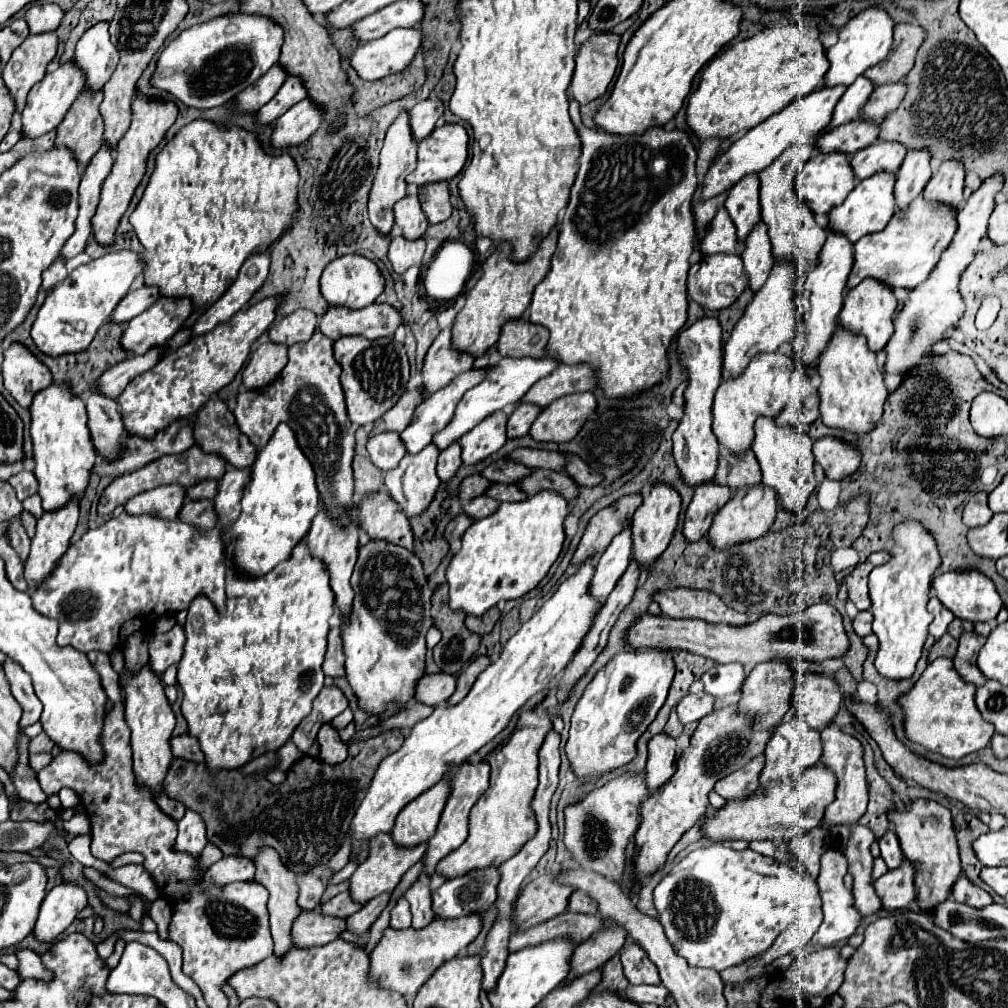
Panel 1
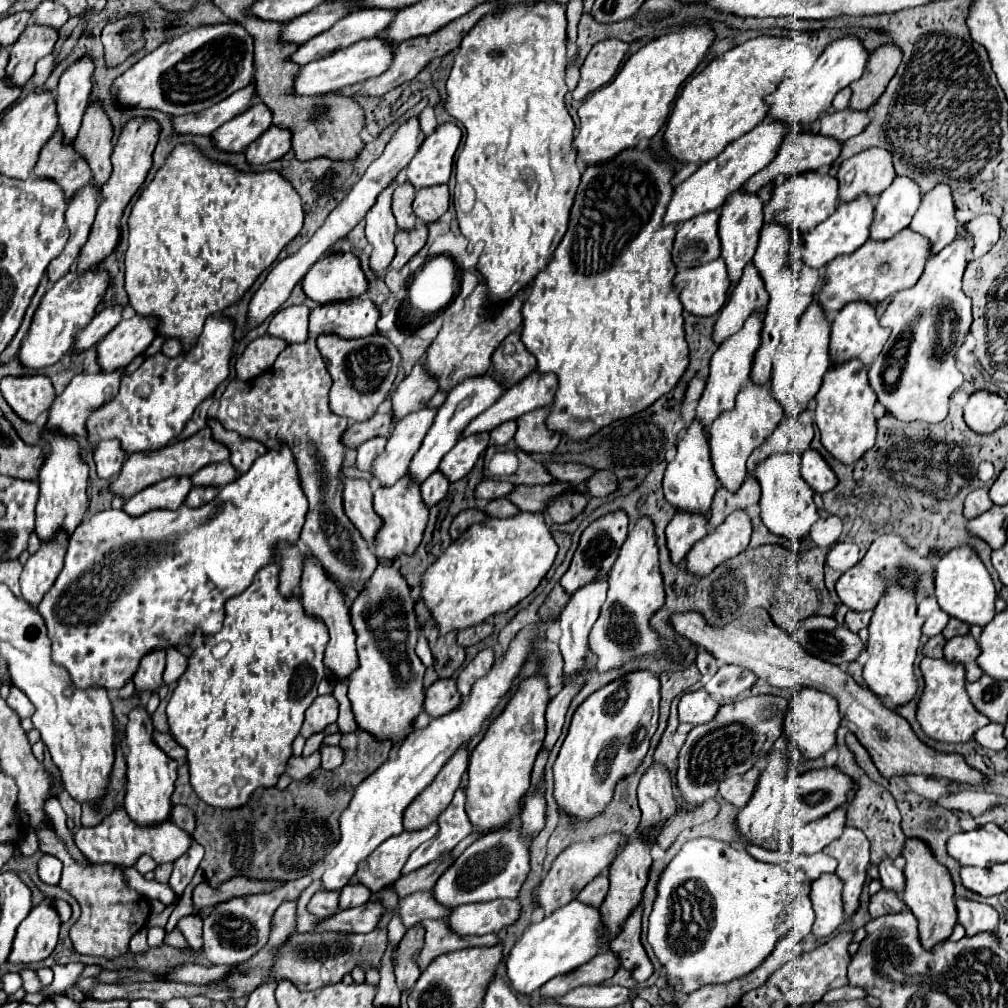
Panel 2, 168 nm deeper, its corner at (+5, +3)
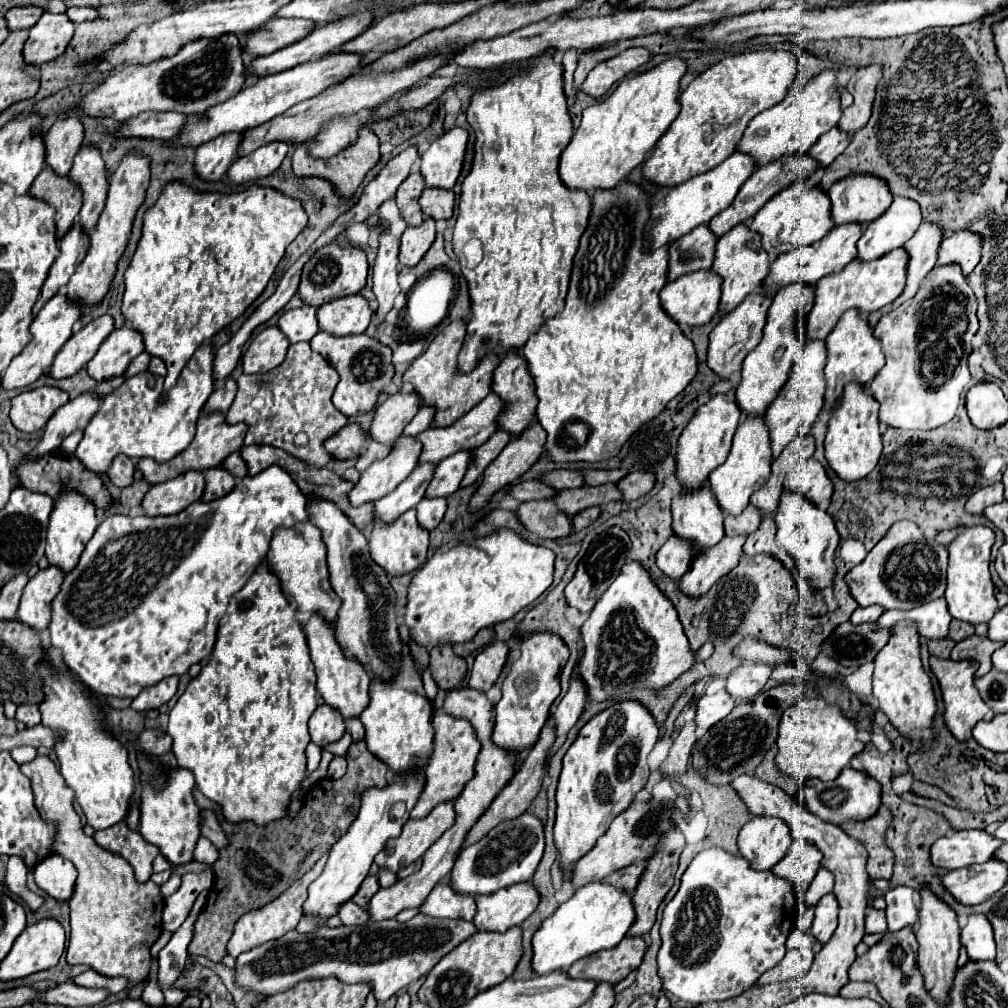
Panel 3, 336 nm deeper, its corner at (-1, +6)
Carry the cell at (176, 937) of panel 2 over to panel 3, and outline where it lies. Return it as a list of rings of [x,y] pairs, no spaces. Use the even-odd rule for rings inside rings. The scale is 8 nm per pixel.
[[[364,740],[350,746],[346,760],[348,772],[342,780],[322,780],[314,790],[308,792],[306,802],[294,820],[286,816],[274,824],[268,824],[266,828],[256,828],[256,824],[250,822],[230,824],[222,820],[218,808],[198,790],[194,790],[200,808],[210,808],[216,812],[230,840],[230,846],[220,850],[220,858],[214,864],[216,880],[208,894],[208,902],[196,922],[196,934],[188,946],[190,954],[204,956],[212,962],[222,962],[222,958],[226,956],[226,944],[234,932],[234,924],[238,922],[238,918],[242,918],[250,910],[266,906],[270,900],[276,900],[286,888],[290,888],[292,882],[300,876],[302,862],[308,860],[312,852],[328,852],[338,836],[346,834],[358,814],[362,792],[368,788],[384,788],[388,784],[388,766],[366,748]]]

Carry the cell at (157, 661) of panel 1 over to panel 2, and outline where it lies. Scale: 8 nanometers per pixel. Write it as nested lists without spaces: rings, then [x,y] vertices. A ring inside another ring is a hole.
[[[156,649],[150,651],[148,655],[142,657],[138,671],[134,675],[134,683],[136,683],[136,691],[154,691],[162,685],[162,673],[164,673],[164,665],[166,665],[166,653]]]

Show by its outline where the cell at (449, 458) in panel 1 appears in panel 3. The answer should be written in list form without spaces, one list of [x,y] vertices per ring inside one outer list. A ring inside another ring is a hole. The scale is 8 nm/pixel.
[[[422,500],[416,508],[418,512],[418,526],[432,532],[444,518],[446,512],[446,500]]]

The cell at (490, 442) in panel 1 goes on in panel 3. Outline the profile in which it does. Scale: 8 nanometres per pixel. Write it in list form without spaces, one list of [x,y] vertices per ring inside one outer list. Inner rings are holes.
[[[456,452],[454,456],[448,456],[442,460],[442,464],[436,466],[434,476],[426,488],[426,498],[448,498],[454,494],[462,482],[462,476],[466,474],[466,464],[470,462],[470,452]]]

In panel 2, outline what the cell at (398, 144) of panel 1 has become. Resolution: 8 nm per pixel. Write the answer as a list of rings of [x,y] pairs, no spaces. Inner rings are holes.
[[[398,181],[390,183],[376,199],[376,203],[366,213],[366,239],[374,247],[370,255],[370,267],[376,275],[384,275],[384,269],[390,265],[396,247],[394,247],[394,235],[398,231],[390,203],[392,193],[398,187]]]

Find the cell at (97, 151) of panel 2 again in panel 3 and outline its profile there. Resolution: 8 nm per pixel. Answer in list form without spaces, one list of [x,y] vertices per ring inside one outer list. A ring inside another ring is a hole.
[[[80,148],[68,178],[72,184],[76,184],[82,190],[82,198],[84,198],[78,226],[84,232],[90,232],[96,226],[100,212],[104,210],[106,192],[108,192],[108,180],[100,152],[96,148]]]

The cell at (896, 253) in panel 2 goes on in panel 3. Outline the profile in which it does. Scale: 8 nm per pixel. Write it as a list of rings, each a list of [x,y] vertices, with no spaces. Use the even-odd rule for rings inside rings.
[[[898,248],[872,262],[852,260],[852,264],[848,264],[842,272],[838,272],[838,276],[826,276],[826,280],[820,280],[814,288],[816,298],[812,310],[800,316],[802,342],[806,344],[806,340],[824,340],[828,332],[836,326],[840,316],[850,308],[860,310],[860,316],[866,318],[870,312],[876,312],[886,304],[894,302],[906,284],[904,272],[906,272],[906,256],[904,248]]]

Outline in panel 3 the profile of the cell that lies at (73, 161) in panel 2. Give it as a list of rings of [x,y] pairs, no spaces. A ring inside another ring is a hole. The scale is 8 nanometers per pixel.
[[[50,168],[42,170],[30,188],[30,196],[44,200],[56,208],[56,238],[60,240],[72,226],[82,208],[82,194],[70,186],[68,176],[58,180]]]

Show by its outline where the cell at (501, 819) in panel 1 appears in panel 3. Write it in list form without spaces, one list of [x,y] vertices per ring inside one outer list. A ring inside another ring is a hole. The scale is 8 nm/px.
[[[532,632],[522,640],[520,658],[510,666],[502,682],[502,698],[494,706],[496,726],[492,740],[506,750],[528,752],[550,716],[550,706],[560,694],[560,670],[568,662],[568,646],[558,634]]]

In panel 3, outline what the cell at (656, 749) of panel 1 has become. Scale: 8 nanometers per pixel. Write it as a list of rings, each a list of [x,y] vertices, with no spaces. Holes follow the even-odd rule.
[[[672,828],[670,832],[666,832],[666,836],[662,836],[662,844],[658,844],[656,854],[646,862],[646,876],[642,876],[642,884],[636,888],[634,892],[634,906],[636,906],[636,922],[634,928],[630,928],[628,936],[648,936],[654,920],[656,920],[656,910],[662,904],[664,896],[668,894],[668,890],[674,884],[674,874],[678,868],[678,858],[684,850],[684,836],[678,828]]]

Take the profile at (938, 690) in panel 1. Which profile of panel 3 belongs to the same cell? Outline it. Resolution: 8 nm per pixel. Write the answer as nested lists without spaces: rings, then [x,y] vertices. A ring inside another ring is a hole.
[[[930,656],[930,670],[934,672],[940,690],[942,690],[942,698],[944,698],[944,720],[948,730],[958,738],[958,740],[966,740],[972,736],[972,728],[980,722],[980,720],[992,720],[994,712],[986,706],[986,702],[980,698],[976,686],[974,686],[974,672],[978,670],[978,664],[974,660],[960,660],[956,664],[952,664],[954,660],[942,660],[936,656]]]

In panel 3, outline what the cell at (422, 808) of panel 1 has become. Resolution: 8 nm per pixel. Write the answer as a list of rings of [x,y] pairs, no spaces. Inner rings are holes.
[[[436,712],[434,714],[434,752],[430,756],[430,762],[426,766],[426,782],[424,782],[424,790],[418,796],[416,806],[410,812],[410,818],[422,818],[426,816],[438,802],[444,800],[456,800],[464,788],[464,784],[474,776],[474,764],[476,764],[476,756],[480,752],[480,742],[476,738],[476,732],[472,728],[472,724],[464,718],[454,718],[450,714],[444,712]]]

